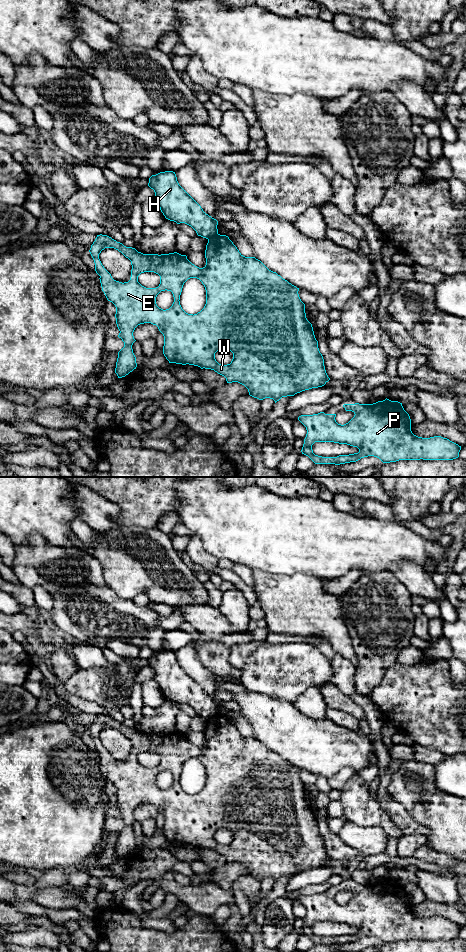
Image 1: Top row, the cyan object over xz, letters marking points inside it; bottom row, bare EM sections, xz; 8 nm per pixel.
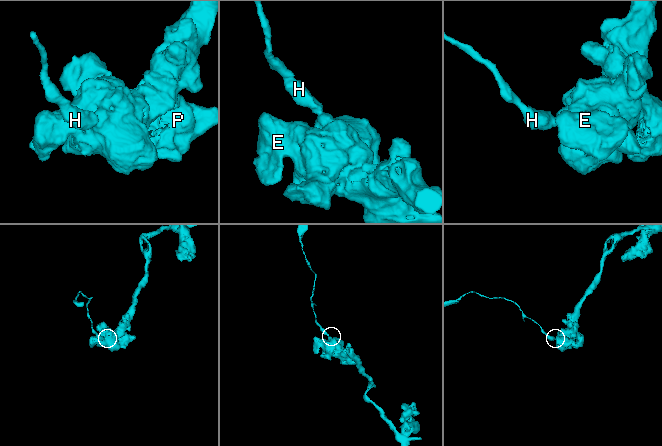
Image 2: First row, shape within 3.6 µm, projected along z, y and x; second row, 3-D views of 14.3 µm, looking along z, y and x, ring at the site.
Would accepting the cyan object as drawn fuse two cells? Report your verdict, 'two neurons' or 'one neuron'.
two neurons

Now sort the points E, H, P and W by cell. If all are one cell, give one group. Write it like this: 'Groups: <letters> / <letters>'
Groups: E P W / H

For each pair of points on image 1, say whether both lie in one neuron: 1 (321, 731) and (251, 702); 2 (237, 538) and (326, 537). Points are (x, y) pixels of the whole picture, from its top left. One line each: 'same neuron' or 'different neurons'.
1: same neuron
2: same neuron

